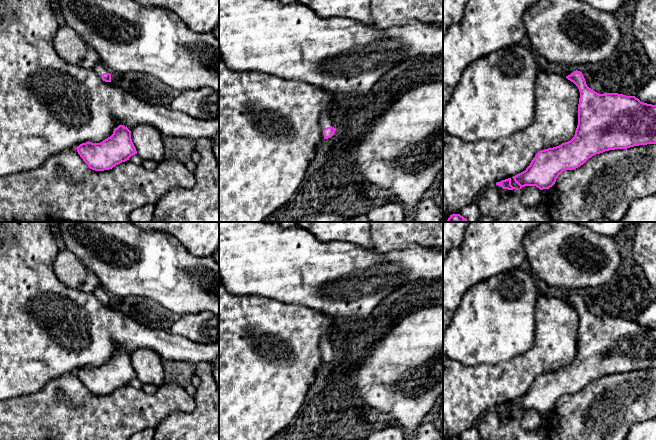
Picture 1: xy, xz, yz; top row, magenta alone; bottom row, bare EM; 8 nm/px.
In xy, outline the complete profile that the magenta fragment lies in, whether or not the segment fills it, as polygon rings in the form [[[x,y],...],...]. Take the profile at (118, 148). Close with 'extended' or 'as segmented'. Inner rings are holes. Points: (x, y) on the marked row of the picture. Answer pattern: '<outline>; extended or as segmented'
[[[123,125],[115,128],[113,134],[102,142],[82,143],[76,149],[88,167],[95,171],[112,169],[137,154],[131,131]]]; as segmented

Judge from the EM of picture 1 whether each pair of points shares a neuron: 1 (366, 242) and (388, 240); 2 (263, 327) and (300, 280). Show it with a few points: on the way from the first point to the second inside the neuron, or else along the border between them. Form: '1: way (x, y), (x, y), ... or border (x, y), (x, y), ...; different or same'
1: border (369, 232), (371, 242), (375, 248); different
2: border (260, 296), (306, 307); different

